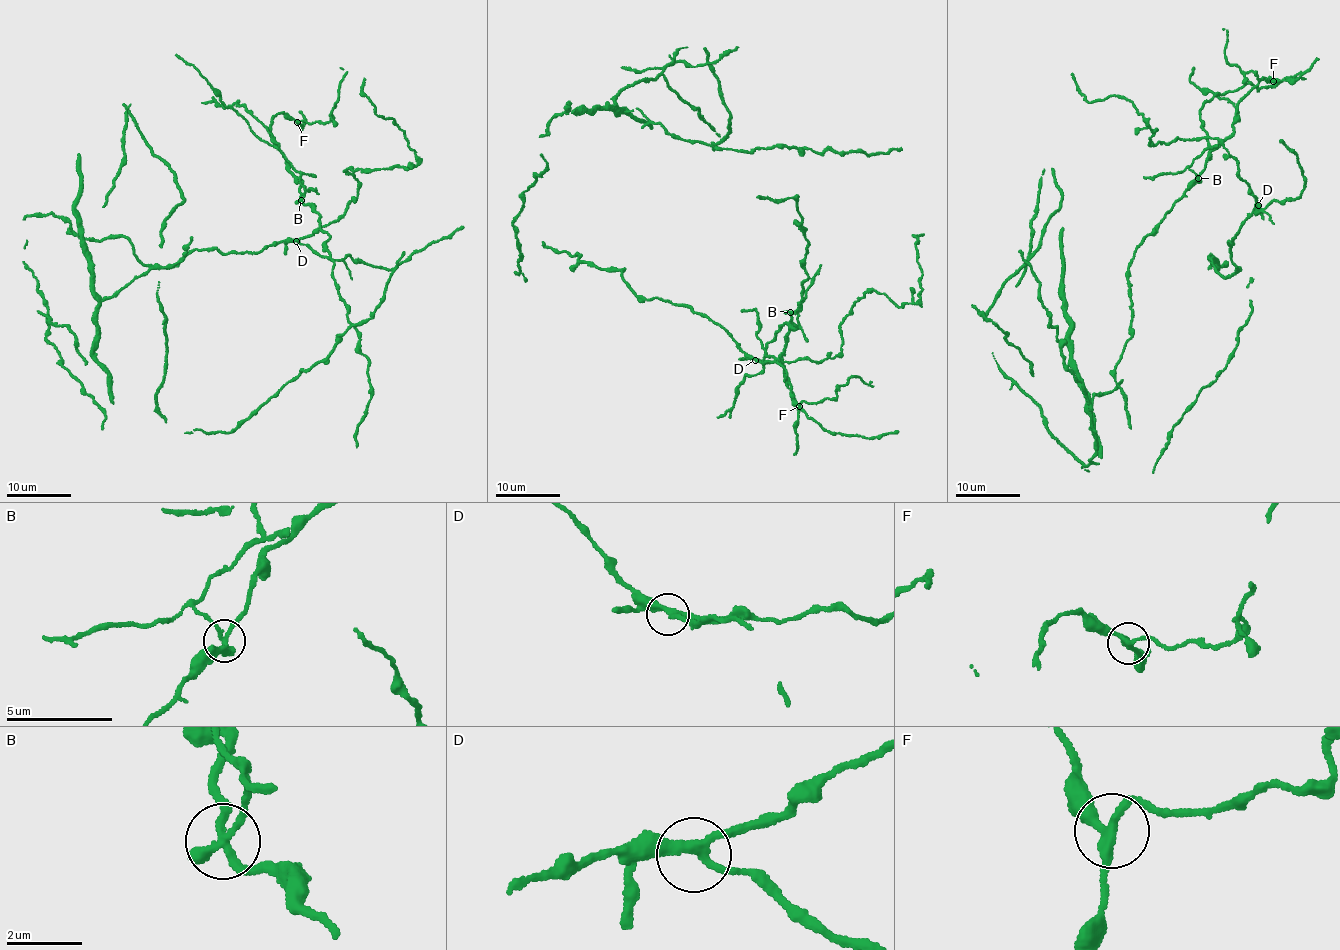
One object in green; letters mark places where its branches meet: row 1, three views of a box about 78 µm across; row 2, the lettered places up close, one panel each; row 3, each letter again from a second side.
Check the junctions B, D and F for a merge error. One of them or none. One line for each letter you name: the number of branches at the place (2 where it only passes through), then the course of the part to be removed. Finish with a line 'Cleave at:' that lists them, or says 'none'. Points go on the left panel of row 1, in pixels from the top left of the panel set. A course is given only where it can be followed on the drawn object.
B: 3 | (301, 199), (305, 189), (298, 172), (269, 132), (250, 113), (237, 101), (222, 106), (215, 100), (202, 103)
Cleave at: B

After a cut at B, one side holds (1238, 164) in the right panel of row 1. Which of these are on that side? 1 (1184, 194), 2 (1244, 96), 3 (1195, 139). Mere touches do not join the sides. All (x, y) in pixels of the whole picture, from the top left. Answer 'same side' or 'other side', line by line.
1: same side
2: same side
3: same side

